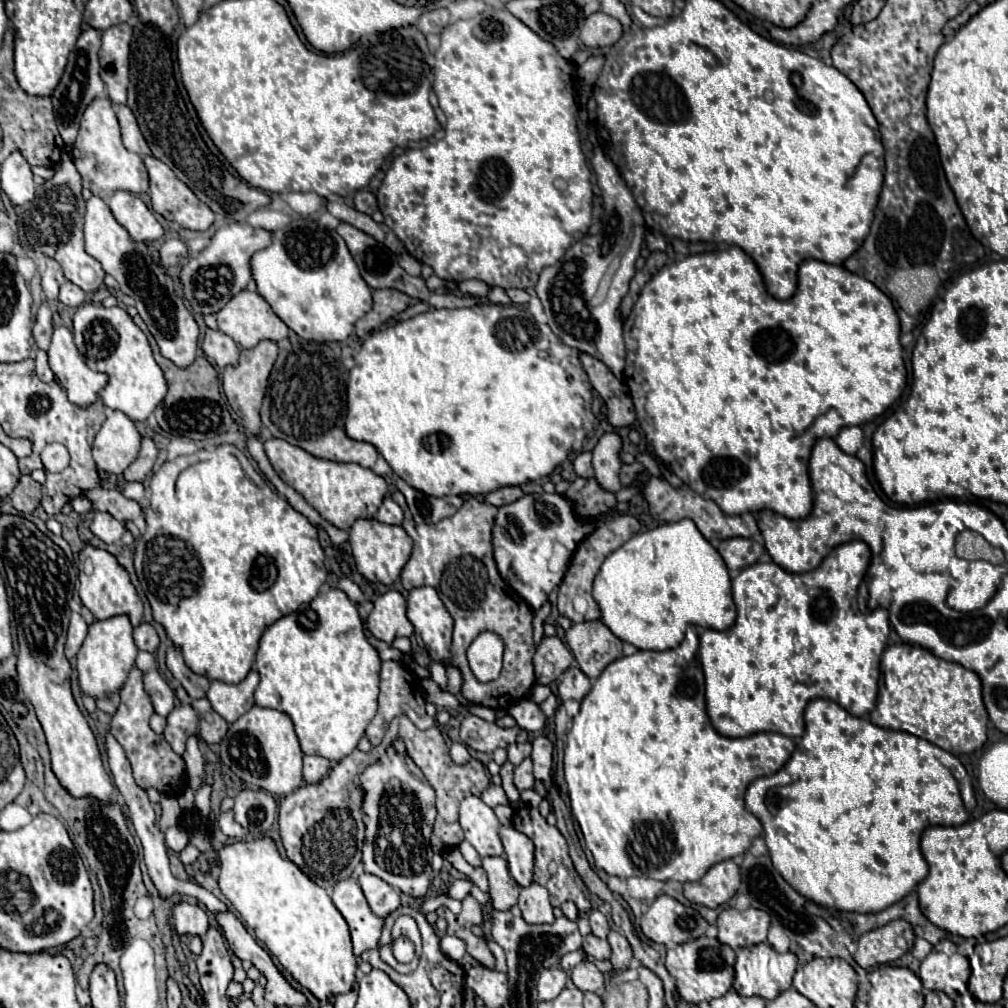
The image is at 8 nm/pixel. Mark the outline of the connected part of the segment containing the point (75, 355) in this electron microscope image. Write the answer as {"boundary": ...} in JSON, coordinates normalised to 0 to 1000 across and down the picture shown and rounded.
{"boundary":[[[56,323],[52,341],[48,347],[50,365],[58,379],[65,385],[69,399],[75,403],[89,403],[99,395],[101,385],[107,375],[101,369],[93,369],[85,363],[81,351],[77,349],[71,329],[65,323]]]}

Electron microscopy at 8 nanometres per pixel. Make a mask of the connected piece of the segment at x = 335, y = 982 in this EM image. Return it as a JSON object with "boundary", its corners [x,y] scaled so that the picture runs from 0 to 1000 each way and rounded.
{"boundary":[[[264,829],[256,833],[236,833],[232,837],[224,837],[216,843],[216,851],[216,877],[220,887],[232,897],[242,915],[252,923],[254,931],[262,935],[266,944],[274,948],[276,954],[317,994],[325,994],[325,990],[331,986],[347,984],[353,972],[353,950],[349,946],[347,925],[343,913],[339,911],[323,883],[310,875],[292,855],[280,851],[274,841],[274,835]]]}

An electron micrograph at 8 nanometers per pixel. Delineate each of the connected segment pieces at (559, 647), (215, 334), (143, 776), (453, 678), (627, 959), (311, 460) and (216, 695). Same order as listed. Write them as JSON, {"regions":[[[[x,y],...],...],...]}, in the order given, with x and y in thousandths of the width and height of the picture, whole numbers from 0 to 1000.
{"regions":[[[[540,631],[530,649],[530,667],[534,679],[548,679],[569,656],[565,645],[554,631]]],[[[204,325],[202,337],[200,337],[200,347],[202,347],[202,353],[218,365],[236,361],[238,345],[234,343],[234,339],[228,333],[220,331],[218,327]]],[[[133,661],[129,665],[125,677],[121,679],[119,700],[117,700],[115,708],[111,710],[109,726],[121,738],[121,742],[129,754],[129,760],[131,760],[131,770],[139,782],[143,782],[143,784],[155,782],[159,788],[177,788],[183,780],[183,770],[185,770],[183,754],[177,748],[173,748],[173,744],[163,734],[163,730],[155,728],[149,722],[147,714],[151,708],[153,708],[153,700],[151,700],[147,687],[143,685],[143,669],[141,669],[141,665],[137,665]]],[[[450,661],[444,663],[444,687],[448,688],[454,688],[458,683],[458,671],[456,671],[456,665],[452,665]]],[[[607,923],[603,927],[603,935],[607,938],[607,950],[605,950],[605,954],[609,956],[611,962],[621,962],[625,958],[625,954],[627,954],[627,940],[625,940],[623,933],[615,925]]],[[[280,435],[264,437],[262,446],[276,472],[290,482],[317,512],[339,526],[345,526],[355,514],[371,514],[375,500],[381,496],[385,486],[381,474],[371,470],[367,464],[313,454],[296,442],[280,438]]],[[[250,665],[236,679],[224,679],[224,677],[218,677],[218,675],[210,675],[208,685],[204,687],[204,692],[208,694],[210,702],[226,718],[230,718],[232,714],[236,714],[242,706],[246,706],[252,700],[254,681],[256,681],[256,667]]]]}

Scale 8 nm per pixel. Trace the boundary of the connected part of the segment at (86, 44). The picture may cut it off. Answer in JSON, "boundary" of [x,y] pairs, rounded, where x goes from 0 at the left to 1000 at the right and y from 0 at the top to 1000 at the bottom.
{"boundary":[[[87,28],[81,32],[81,36],[75,42],[75,50],[69,52],[67,58],[67,65],[65,71],[58,83],[58,87],[52,93],[52,103],[54,103],[54,111],[56,111],[56,125],[60,129],[60,135],[65,143],[71,143],[75,139],[77,133],[77,123],[79,117],[85,109],[85,105],[97,97],[105,93],[103,81],[99,77],[99,62],[97,62],[97,50],[99,50],[99,30]]]}

